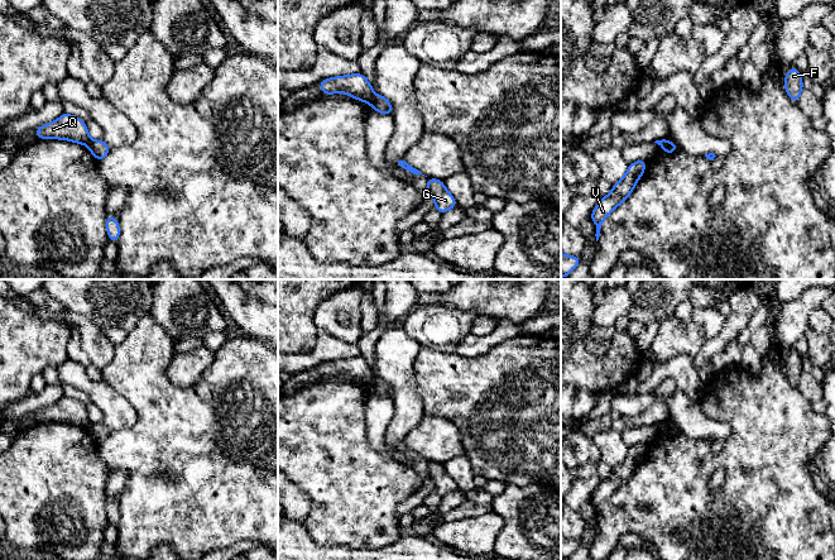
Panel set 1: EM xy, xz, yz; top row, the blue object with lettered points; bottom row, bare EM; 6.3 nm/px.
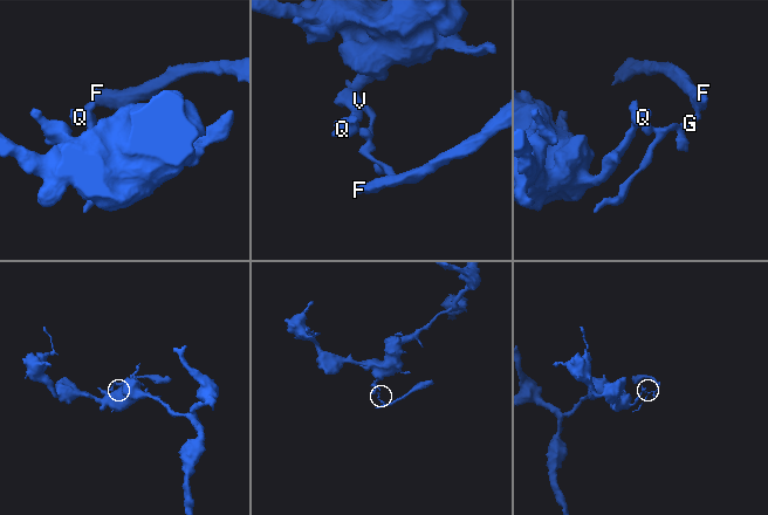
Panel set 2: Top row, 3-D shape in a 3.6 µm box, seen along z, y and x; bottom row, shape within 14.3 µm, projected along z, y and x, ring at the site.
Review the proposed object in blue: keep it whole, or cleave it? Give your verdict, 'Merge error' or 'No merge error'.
Merge error

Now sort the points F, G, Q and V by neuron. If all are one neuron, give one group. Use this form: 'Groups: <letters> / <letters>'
Groups: F G / Q V

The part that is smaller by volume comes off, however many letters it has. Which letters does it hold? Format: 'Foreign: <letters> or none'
Foreign: F, G

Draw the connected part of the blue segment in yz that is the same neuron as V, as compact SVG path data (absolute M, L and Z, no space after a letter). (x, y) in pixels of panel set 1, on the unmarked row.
M643 442L628 447L628 454L624 461L613 468L611 475L605 480L601 480L598 489L592 493L590 502L596 508L596 525L600 520L603 503L606 502L613 493L615 493L624 483L629 480L646 451L647 444Z

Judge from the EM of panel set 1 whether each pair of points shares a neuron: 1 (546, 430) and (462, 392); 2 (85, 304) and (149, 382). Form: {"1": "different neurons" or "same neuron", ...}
{"1": "same neuron", "2": "different neurons"}

